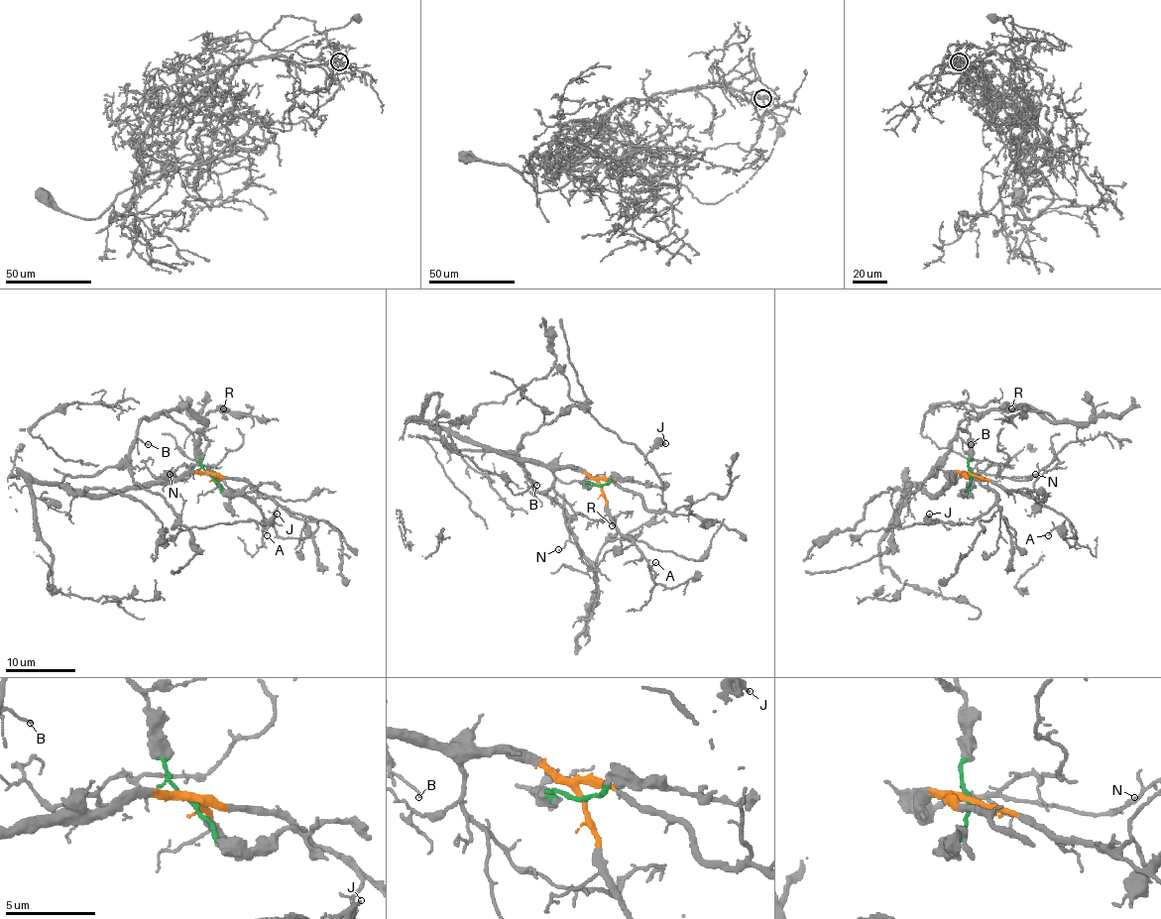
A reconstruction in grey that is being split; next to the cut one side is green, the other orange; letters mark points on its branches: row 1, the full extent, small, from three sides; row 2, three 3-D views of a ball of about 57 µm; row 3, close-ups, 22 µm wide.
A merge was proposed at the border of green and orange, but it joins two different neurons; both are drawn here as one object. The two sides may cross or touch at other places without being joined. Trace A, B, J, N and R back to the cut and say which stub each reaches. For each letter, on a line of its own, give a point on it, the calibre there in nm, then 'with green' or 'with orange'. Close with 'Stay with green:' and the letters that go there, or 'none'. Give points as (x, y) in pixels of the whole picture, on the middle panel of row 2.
A: place (655, 562); calibre 90 nm; with orange
B: place (536, 485); calibre 120 nm; with green
J: place (665, 443); calibre 340 nm; with orange
N: place (558, 549); calibre 110 nm; with orange
R: place (612, 525); calibre 110 nm; with green
Stay with green: B, R

